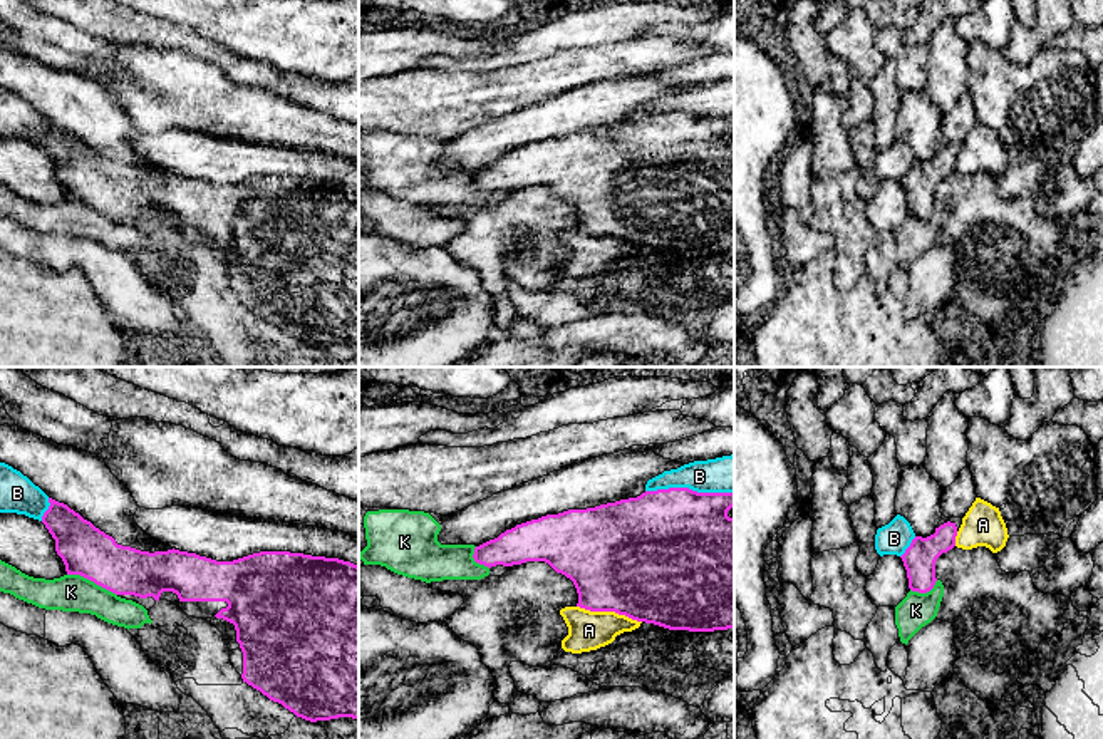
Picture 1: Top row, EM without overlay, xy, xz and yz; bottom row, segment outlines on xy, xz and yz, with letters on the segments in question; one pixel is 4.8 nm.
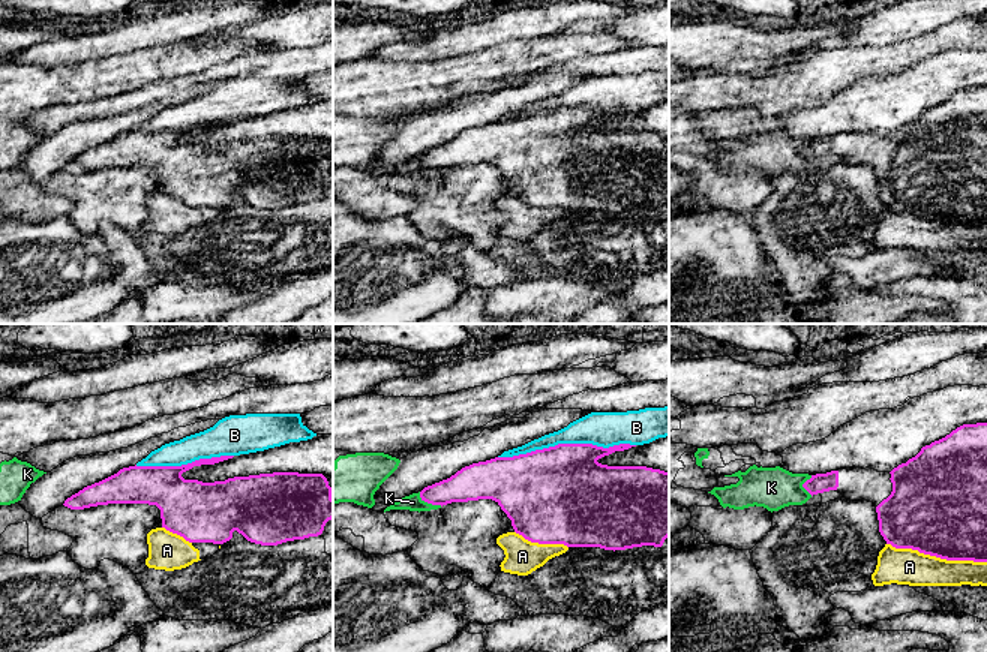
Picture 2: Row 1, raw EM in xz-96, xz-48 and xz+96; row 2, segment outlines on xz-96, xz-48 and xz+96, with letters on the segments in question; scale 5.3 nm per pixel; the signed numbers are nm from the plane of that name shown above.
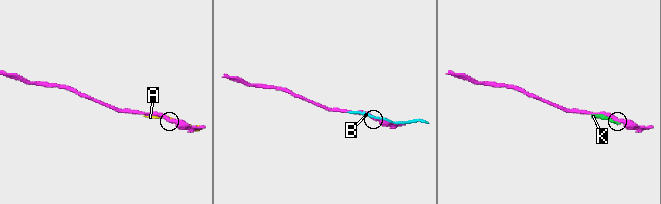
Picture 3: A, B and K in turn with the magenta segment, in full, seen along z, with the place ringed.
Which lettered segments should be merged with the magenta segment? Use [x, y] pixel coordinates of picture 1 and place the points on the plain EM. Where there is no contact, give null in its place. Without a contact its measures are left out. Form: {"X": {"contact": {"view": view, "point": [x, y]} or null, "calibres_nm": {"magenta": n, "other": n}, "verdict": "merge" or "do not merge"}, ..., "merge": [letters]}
{"A": {"contact": {"view": "xz", "point": [609, 235]}, "calibres_nm": {"magenta": 500, "other": 190}, "verdict": "do not merge"}, "B": {"contact": {"view": "xz", "point": [688, 113]}, "calibres_nm": {"magenta": 480, "other": 180}, "verdict": "do not merge"}, "K": {"contact": {"view": "xy", "point": [93, 205]}, "calibres_nm": {"magenta": 240, "other": 180}, "verdict": "do not merge"}, "merge": []}

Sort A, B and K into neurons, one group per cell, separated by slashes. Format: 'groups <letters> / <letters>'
groups A / B / K

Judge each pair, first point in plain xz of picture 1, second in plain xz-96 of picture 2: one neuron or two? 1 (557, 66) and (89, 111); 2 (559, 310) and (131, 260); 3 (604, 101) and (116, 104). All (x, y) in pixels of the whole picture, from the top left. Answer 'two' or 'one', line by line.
1: two
2: one
3: two

